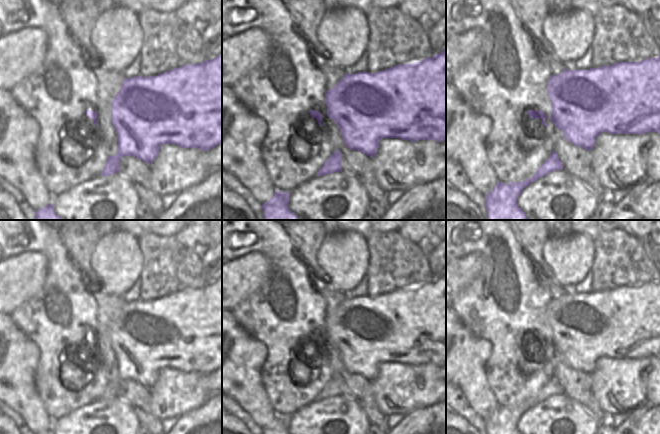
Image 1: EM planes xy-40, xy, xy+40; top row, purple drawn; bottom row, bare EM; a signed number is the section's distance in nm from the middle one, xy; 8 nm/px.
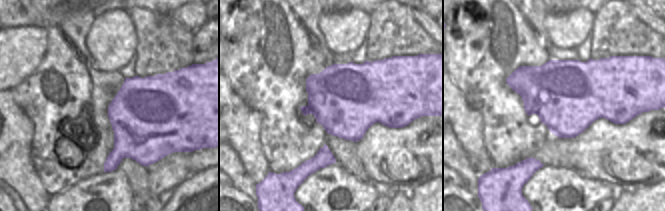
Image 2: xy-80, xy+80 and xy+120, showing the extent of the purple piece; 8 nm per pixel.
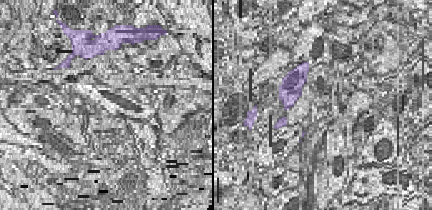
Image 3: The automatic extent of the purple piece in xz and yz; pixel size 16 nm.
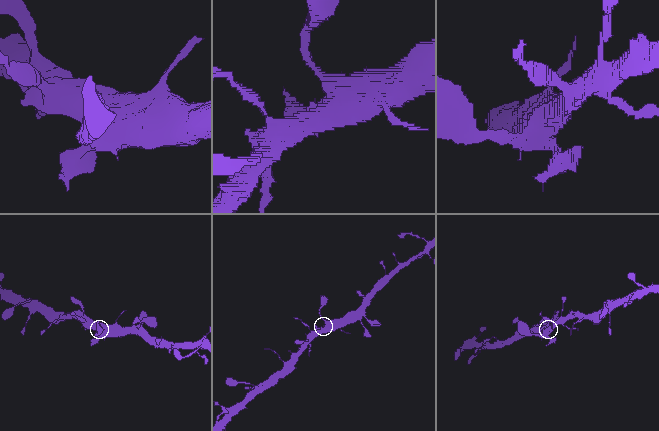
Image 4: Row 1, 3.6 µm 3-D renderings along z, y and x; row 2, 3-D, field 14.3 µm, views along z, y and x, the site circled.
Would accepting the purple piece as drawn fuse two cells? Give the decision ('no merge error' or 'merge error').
no merge error

